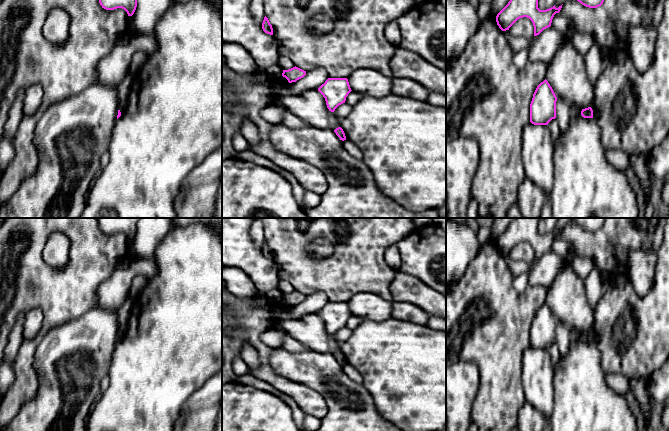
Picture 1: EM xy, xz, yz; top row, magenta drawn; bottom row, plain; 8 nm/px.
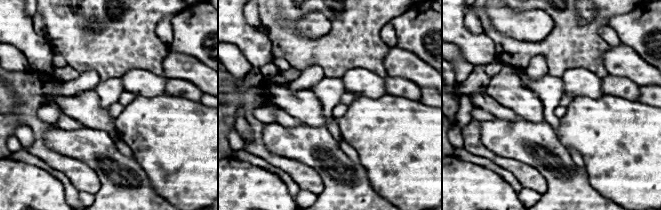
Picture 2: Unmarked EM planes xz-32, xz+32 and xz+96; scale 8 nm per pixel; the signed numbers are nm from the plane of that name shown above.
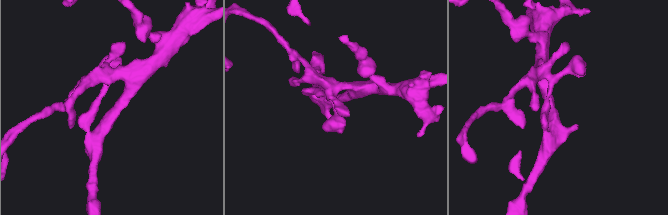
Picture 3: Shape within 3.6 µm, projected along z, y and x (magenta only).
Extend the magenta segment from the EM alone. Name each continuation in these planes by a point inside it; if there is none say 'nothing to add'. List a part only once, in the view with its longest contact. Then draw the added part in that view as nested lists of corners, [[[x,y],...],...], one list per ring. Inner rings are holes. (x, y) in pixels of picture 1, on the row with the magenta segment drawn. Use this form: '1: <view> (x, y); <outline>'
nothing to add

